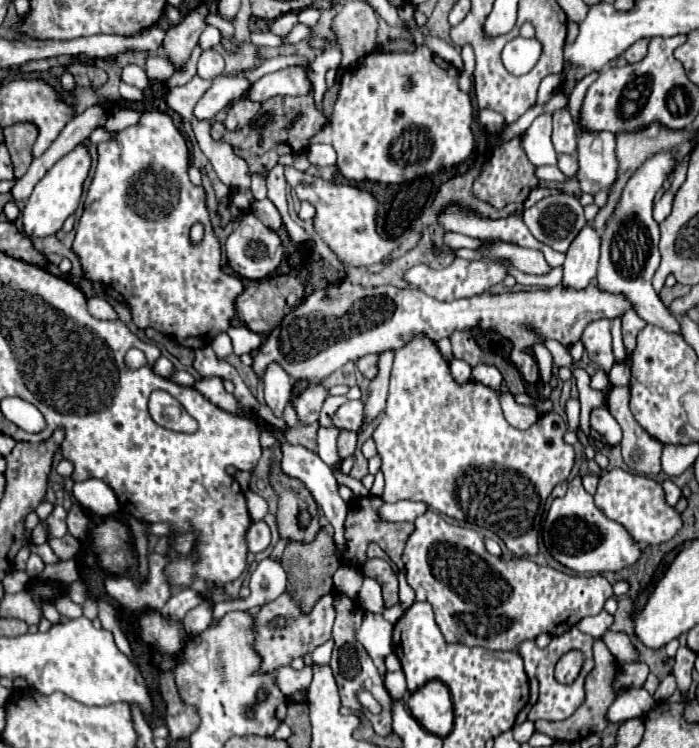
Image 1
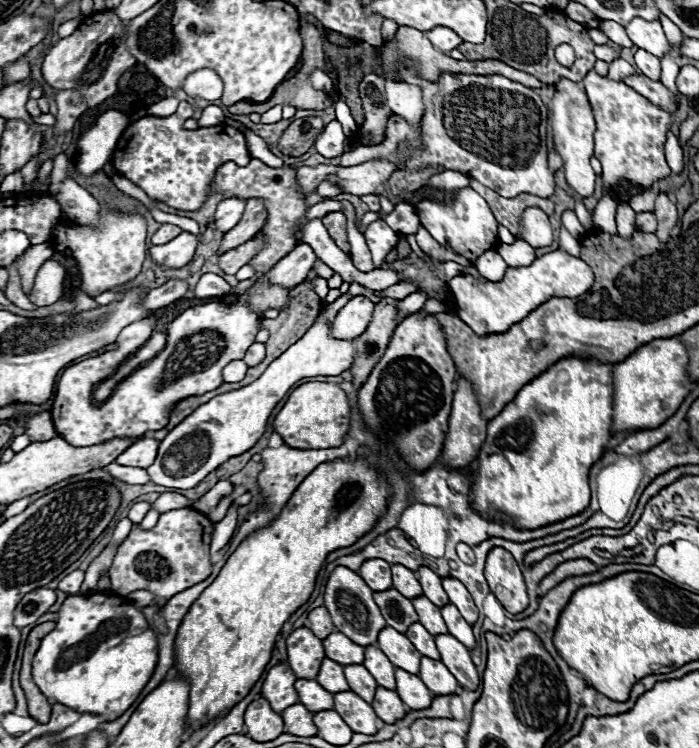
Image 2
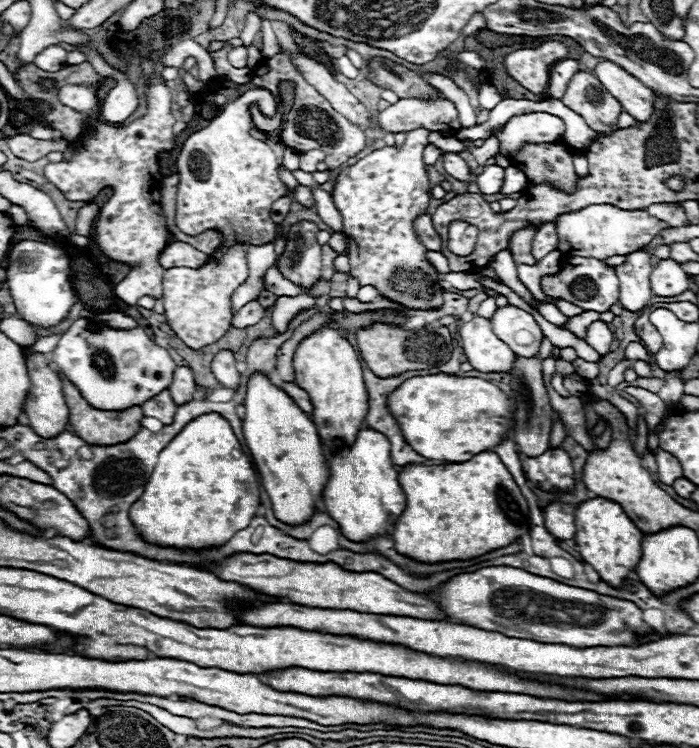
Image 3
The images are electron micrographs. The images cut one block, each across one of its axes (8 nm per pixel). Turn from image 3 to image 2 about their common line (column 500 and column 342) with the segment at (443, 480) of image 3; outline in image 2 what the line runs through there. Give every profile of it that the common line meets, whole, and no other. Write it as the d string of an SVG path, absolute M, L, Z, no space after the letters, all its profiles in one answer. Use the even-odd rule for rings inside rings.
M336 460L320 464L298 486L282 514L268 528L254 532L238 546L216 580L190 606L176 634L174 668L178 676L190 684L190 704L186 714L186 726L190 732L208 726L220 714L232 710L248 696L270 662L276 636L280 634L284 622L310 598L326 554L350 546L362 538L386 512L388 496L388 484L376 474L374 468L370 468L368 460Z

